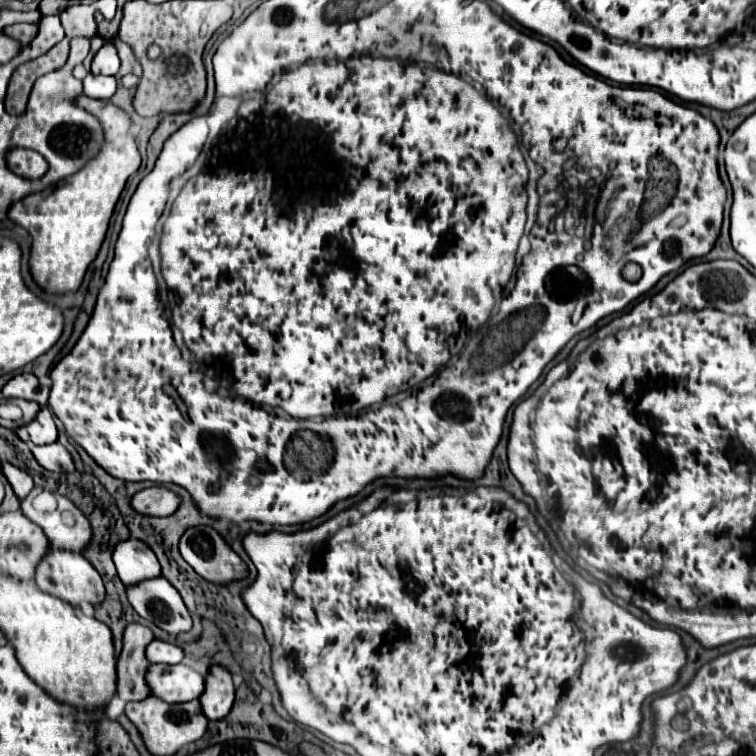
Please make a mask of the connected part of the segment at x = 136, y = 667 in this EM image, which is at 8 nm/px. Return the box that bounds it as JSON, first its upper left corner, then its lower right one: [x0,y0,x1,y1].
[117,624,153,702]

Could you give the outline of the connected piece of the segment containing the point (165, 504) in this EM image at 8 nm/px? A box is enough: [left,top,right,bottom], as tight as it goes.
[131,488,179,516]

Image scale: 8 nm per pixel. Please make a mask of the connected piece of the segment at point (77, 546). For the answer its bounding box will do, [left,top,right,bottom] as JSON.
[21,486,91,552]

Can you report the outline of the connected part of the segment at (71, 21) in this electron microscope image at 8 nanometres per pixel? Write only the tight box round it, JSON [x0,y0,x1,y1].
[61,6,97,38]

